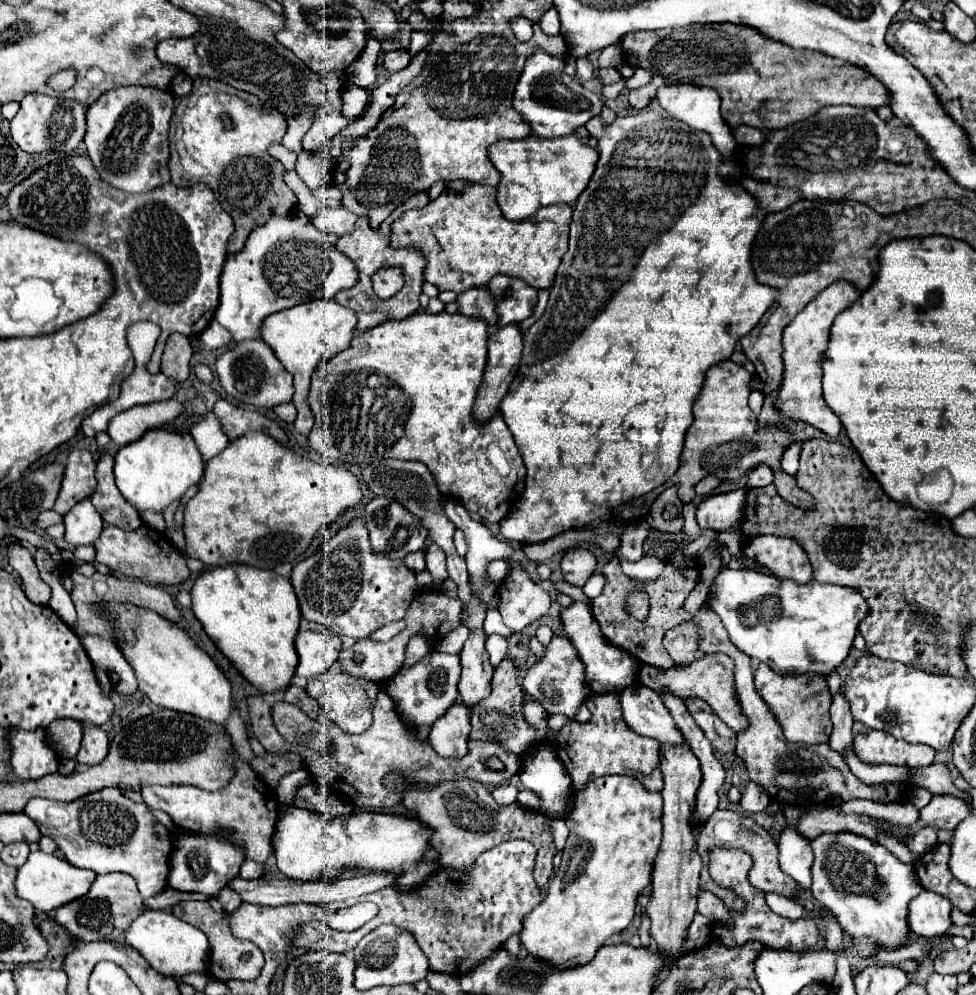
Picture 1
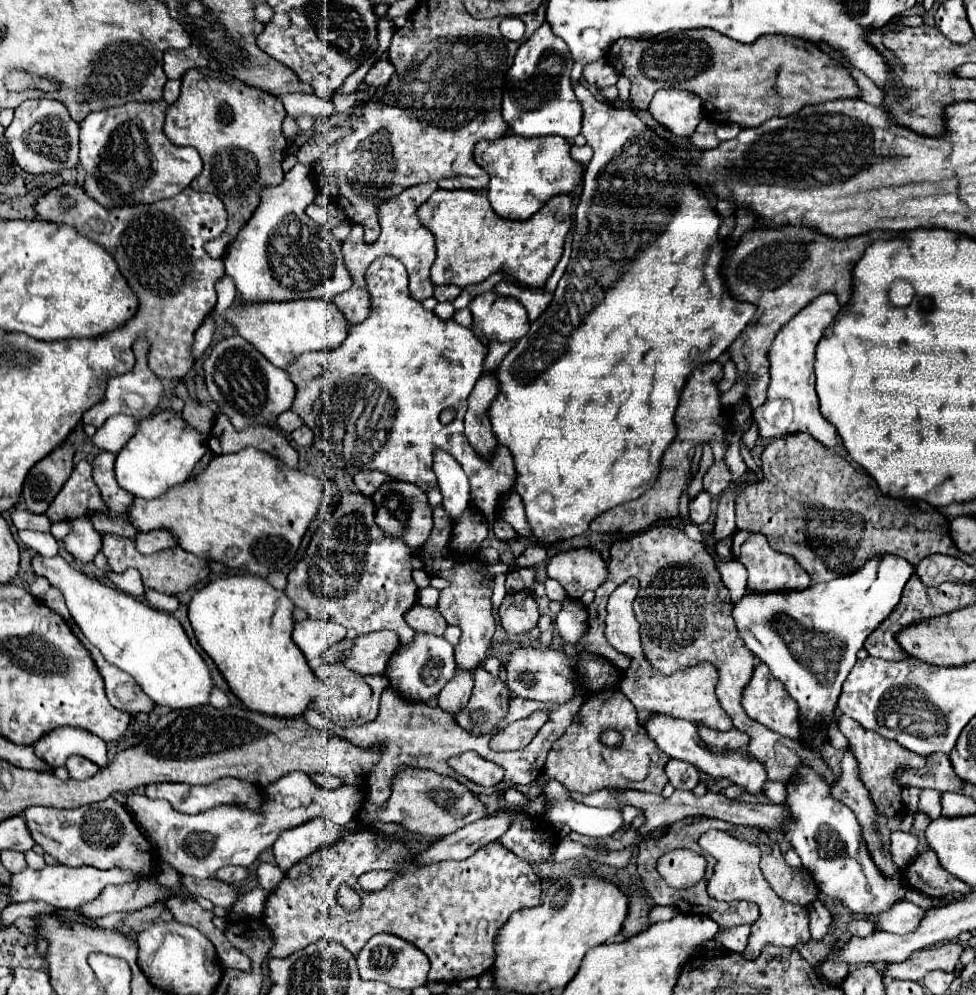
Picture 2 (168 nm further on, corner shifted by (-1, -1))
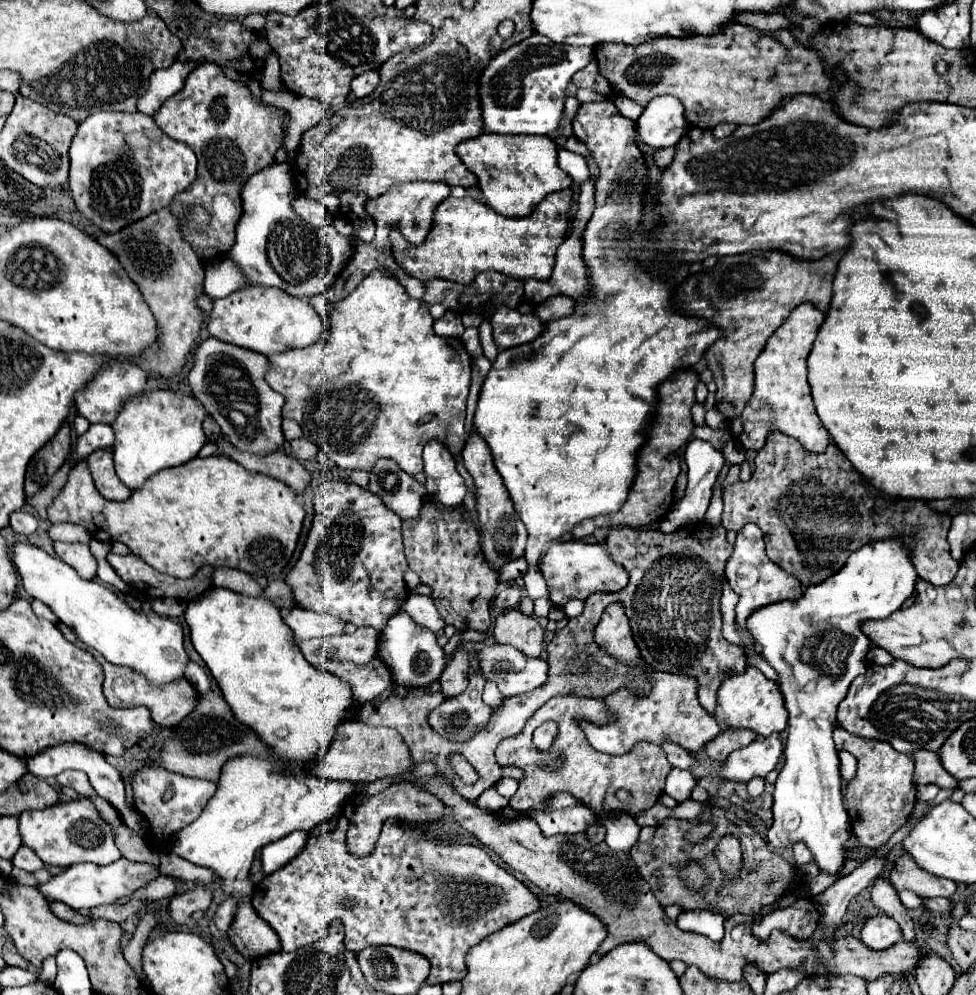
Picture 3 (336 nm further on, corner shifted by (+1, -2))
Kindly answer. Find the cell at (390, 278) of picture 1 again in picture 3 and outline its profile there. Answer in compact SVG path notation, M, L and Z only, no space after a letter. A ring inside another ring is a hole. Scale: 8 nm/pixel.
M373 271L373 275L341 303L329 303L325 295L313 297L309 303L327 319L327 337L305 349L267 355L269 373L265 375L269 387L285 397L283 417L297 421L305 439L311 443L317 441L315 445L337 467L349 471L369 471L373 461L387 457L395 459L409 475L415 475L423 471L423 445L433 437L443 439L453 455L461 453L473 359L461 339L445 339L433 333L433 317L425 301L405 295L401 283L385 275L385 271Z

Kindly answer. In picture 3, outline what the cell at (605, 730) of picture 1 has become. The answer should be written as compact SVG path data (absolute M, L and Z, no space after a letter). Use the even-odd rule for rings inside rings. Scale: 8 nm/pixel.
M557 695L549 699L539 711L529 719L525 725L525 731L513 739L505 739L499 743L495 756L500 765L518 767L523 771L523 779L519 779L519 789L511 797L509 805L513 809L541 809L545 811L547 799L559 791L571 793L579 803L585 803L593 813L603 813L603 811L615 811L615 813L639 813L657 803L657 799L663 793L665 787L665 777L671 771L671 765L665 757L665 751L659 747L653 747L651 743L639 743L633 747L633 751L613 757L595 751L589 741L585 739L583 731L577 727L575 717L585 717L593 723L607 723L609 711L603 703L603 699L589 699L589 697L577 697L577 695ZM545 721L555 721L557 727L557 737L553 745L547 751L539 751L533 744L533 732ZM565 755L565 765L559 771L545 771L543 765L553 761L555 757ZM615 791L627 791L631 793L629 803L621 803L615 797Z

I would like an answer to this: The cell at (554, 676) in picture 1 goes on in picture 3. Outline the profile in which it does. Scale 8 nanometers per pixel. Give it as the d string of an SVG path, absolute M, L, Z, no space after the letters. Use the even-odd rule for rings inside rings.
M487 645L479 651L479 671L487 681L495 681L499 691L505 697L513 697L513 695L521 695L527 691L533 691L537 687L541 687L547 679L547 661L543 659L529 659L525 653L517 651L515 647L509 645Z

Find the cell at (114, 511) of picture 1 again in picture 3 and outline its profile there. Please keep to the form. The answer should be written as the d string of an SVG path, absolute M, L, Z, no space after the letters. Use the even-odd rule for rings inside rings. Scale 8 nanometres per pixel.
M97 449L87 457L89 471L93 475L97 491L111 501L123 501L131 495L131 489L121 483L113 469L113 451L111 449Z

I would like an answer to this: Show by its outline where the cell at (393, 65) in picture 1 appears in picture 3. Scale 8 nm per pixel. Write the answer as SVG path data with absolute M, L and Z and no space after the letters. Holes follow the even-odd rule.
M367 71L365 75L359 75L359 77L353 79L353 83L351 83L351 93L353 93L357 99L363 99L363 97L367 97L367 95L377 87L377 81L379 81L377 71Z

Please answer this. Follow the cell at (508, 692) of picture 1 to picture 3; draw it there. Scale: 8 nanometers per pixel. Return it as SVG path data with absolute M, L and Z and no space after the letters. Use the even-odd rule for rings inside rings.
M479 673L469 675L469 685L463 693L451 699L445 699L439 707L435 707L429 713L429 725L433 727L433 731L451 741L469 741L475 733L479 733L489 723L489 717L491 717L491 709L481 699L483 685L485 685L485 679L481 679Z

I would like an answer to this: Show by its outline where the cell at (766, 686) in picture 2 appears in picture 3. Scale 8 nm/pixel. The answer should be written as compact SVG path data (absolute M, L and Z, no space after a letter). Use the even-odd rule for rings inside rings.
M749 665L743 675L729 675L723 679L717 691L717 707L713 711L717 721L725 721L733 729L753 729L759 735L781 733L787 729L787 711L779 687L767 679L757 667Z

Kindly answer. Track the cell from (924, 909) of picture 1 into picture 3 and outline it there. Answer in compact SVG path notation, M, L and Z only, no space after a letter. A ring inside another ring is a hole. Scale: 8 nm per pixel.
M875 915L861 927L861 941L873 951L883 951L901 941L901 929L891 917Z

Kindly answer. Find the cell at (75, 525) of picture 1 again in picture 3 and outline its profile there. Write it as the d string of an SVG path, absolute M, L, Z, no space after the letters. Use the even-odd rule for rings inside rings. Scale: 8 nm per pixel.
M57 543L55 545L55 555L71 565L83 579L93 579L95 571L97 571L97 561L89 551L89 545L81 545L81 543L71 543L71 545L63 545Z

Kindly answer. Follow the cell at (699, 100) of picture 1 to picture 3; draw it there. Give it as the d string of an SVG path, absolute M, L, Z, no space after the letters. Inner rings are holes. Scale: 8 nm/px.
M659 95L637 119L639 139L651 149L673 147L685 135L685 129L689 129L689 123L685 123L681 103L673 95Z

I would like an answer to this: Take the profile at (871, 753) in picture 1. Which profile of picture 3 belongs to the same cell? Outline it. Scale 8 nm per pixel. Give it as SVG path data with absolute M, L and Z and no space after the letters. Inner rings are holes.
M837 727L833 731L837 751L849 751L857 759L857 777L845 789L845 809L851 819L851 833L857 841L869 849L885 845L895 831L899 831L911 817L917 803L917 789L913 783L913 759L911 755L893 751L889 743L861 739L849 735ZM859 815L859 823L857 823Z

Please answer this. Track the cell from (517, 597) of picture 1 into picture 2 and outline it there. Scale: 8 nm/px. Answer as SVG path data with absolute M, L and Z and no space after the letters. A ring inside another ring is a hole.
M509 592L501 604L501 608L497 610L503 628L509 634L525 634L531 628L537 626L539 620L539 606L535 602L535 598L527 592Z

